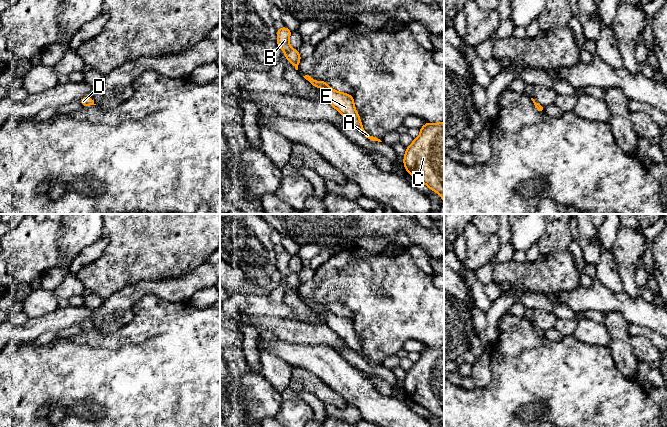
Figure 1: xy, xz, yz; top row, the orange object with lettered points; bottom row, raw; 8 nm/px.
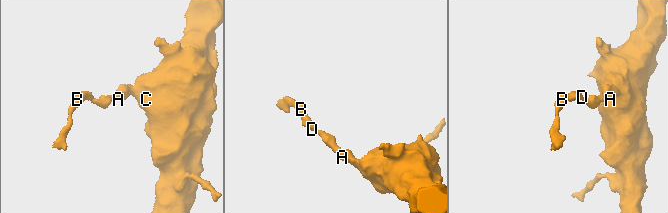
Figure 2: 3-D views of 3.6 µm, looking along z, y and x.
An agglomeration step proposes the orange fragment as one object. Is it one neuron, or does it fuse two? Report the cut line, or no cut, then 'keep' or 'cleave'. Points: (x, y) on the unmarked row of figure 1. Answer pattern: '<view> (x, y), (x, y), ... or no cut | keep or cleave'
no cut | keep

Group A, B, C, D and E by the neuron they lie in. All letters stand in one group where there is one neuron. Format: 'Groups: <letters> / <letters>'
Groups: A B C D E

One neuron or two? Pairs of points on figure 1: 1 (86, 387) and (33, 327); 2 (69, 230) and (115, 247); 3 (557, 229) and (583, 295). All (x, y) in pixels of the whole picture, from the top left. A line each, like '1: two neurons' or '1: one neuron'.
1: two neurons
2: two neurons
3: two neurons

